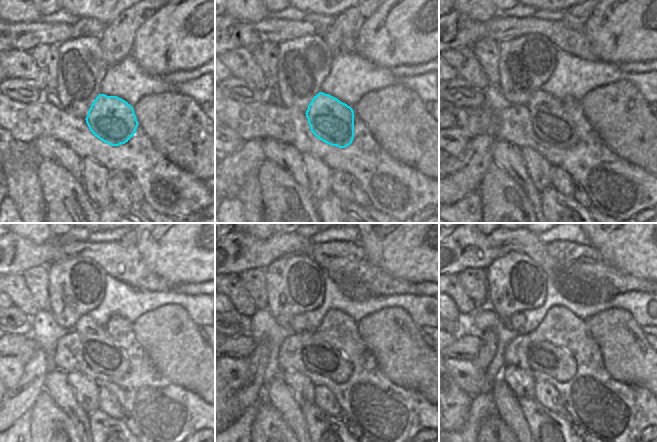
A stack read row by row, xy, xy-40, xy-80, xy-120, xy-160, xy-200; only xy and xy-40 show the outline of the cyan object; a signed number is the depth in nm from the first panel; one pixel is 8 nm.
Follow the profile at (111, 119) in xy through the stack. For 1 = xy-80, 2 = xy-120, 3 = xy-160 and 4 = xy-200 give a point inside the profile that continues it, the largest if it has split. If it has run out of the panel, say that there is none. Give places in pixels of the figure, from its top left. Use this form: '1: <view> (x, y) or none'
1: xy-80 (550, 123)
2: xy-120 (101, 352)
3: xy-160 (319, 356)
4: xy-200 (558, 363)

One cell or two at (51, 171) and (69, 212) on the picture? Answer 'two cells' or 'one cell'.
one cell

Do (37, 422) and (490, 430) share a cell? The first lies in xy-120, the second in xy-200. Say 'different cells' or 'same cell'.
same cell

